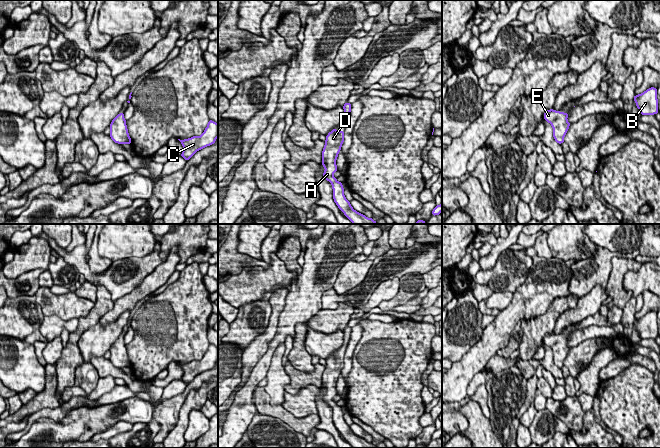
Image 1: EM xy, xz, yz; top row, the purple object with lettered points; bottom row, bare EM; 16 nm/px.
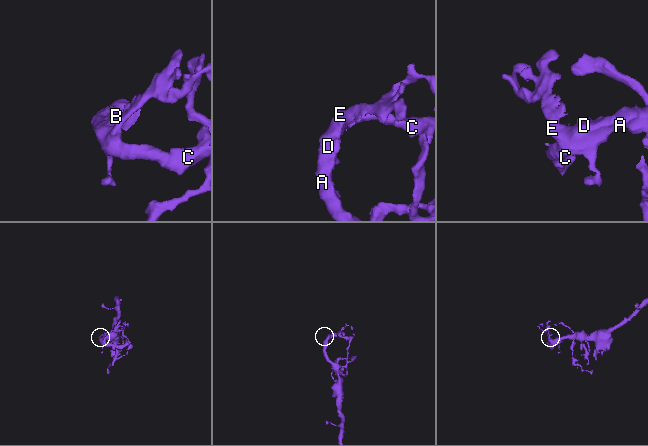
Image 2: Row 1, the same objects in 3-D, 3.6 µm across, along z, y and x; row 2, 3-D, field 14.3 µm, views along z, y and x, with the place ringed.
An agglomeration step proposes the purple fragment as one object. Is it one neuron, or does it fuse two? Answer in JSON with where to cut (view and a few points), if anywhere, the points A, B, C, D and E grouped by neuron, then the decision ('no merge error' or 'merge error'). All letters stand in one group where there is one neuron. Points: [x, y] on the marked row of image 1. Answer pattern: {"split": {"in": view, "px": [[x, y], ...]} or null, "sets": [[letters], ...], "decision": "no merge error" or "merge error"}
{"split": null, "sets": [["A", "B", "C", "D", "E"]], "decision": "no merge error"}

